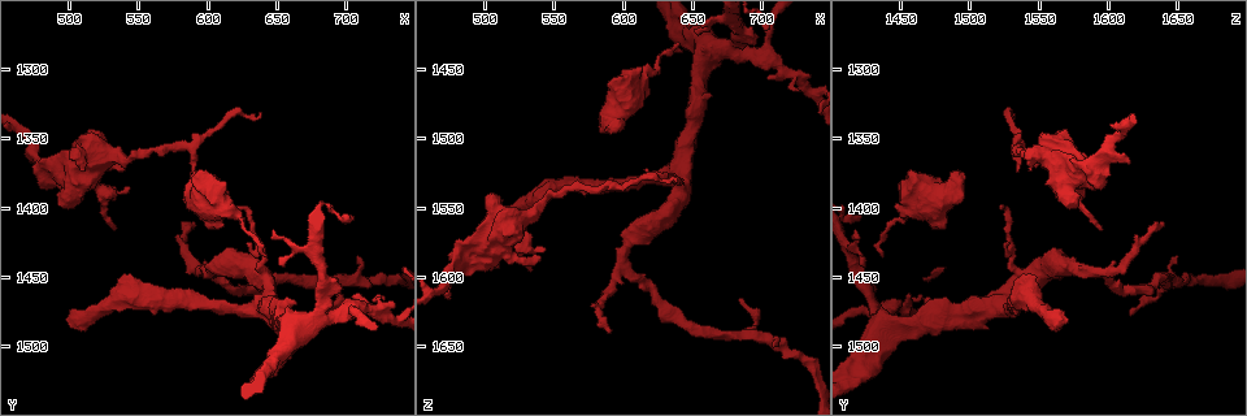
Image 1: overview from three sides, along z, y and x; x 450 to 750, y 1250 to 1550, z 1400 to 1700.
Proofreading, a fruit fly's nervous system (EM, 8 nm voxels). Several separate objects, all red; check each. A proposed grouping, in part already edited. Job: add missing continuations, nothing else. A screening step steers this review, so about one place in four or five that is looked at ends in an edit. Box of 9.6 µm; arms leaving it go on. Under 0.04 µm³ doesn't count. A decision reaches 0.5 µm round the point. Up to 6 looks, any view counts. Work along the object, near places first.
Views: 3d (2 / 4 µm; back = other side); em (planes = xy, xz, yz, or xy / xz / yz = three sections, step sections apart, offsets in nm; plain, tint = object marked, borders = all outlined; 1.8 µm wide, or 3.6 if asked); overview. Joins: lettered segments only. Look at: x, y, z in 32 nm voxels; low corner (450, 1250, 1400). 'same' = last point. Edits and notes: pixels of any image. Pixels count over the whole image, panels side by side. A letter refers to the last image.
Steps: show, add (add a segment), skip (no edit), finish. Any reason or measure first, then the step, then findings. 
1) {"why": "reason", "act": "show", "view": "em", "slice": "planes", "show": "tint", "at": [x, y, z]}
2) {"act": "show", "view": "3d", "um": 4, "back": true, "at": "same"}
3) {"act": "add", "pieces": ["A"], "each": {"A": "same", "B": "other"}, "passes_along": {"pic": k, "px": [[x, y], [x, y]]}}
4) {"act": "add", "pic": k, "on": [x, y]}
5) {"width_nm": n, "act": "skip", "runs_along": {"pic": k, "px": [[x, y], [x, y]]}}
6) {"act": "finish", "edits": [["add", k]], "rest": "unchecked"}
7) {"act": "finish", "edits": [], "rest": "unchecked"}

{"why": "branch stops here", "act": "show", "view": "em", "slice": "xy", "step": 4, "show": "borders", "at": [590, 1374, 1536]}

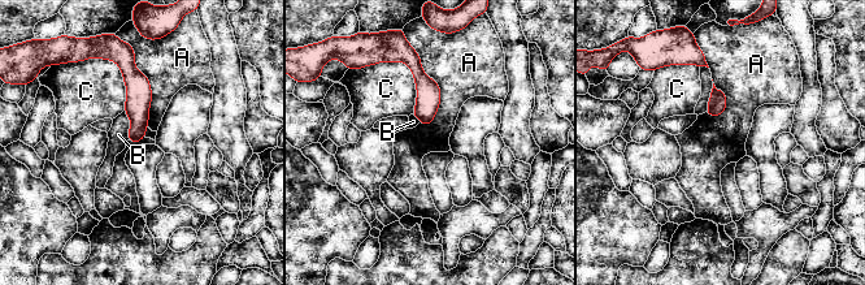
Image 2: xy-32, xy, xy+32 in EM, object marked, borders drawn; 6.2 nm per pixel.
{"longest_contact_nm": ["A", 440], "act": "skip", "each": {"A": "other", "B": "other", "C": "other"}, "border": {"pic": 2, "px": [[417, 55], [439, 89], [427, 125]]}, "found": "no lettered segment goes on from it"}

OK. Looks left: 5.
{"why": "thin end", "act": "show", "view": "em", "slice": "planes", "show": "plain", "at": [640, 1334, 1528]}

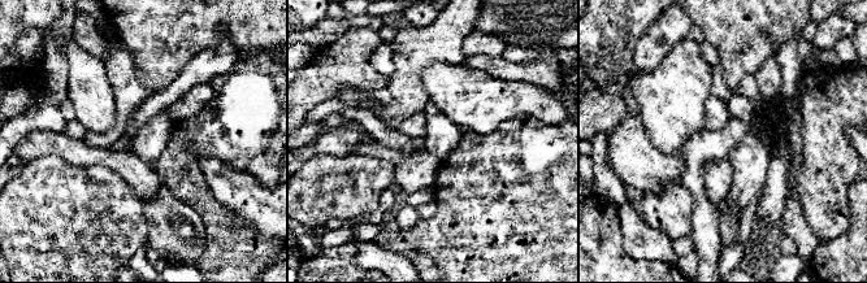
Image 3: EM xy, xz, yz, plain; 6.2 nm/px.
{"act": "show", "view": "em", "slice": "planes", "show": "borders", "at": "same"}

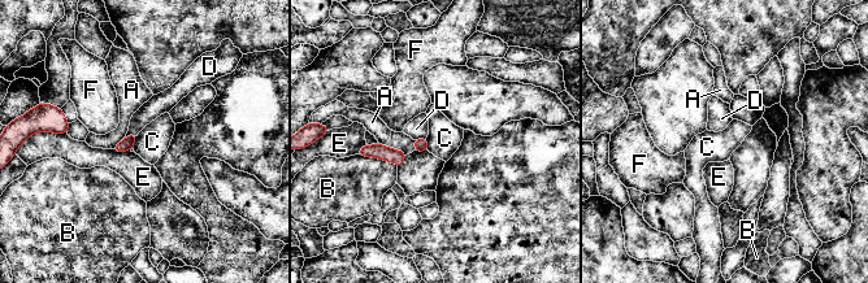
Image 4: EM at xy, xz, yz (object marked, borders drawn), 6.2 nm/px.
{"act": "skip", "each": {"A": "other", "B": "other", "C": "other", "D": "other", "E": "other", "F": "other"}, "found": "none of them fits"}

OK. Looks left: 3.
{"why": "free end", "act": "show", "view": "em", "um": 3.6, "slice": "yz", "step": 16, "show": "tint", "at": [512, 1374, 1542]}

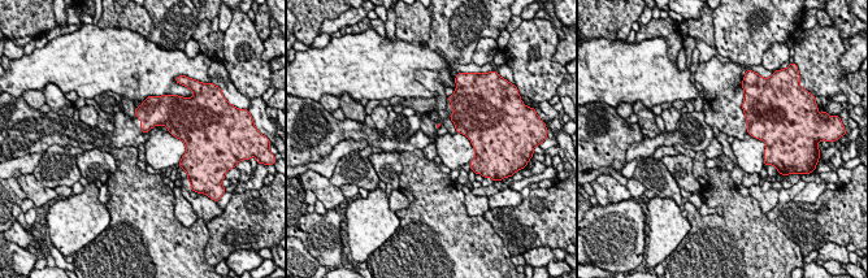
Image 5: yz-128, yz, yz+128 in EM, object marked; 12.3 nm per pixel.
{"why": "another direction", "act": "show", "view": "em", "um": 3.6, "slice": "planes", "show": "tint", "at": "same"}

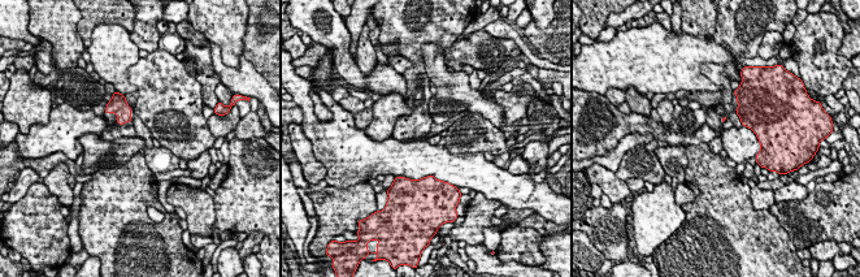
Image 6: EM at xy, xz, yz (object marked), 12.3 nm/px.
{"act": "show", "view": "em", "um": 3.6, "slice": "planes", "show": "borders", "at": "same"}

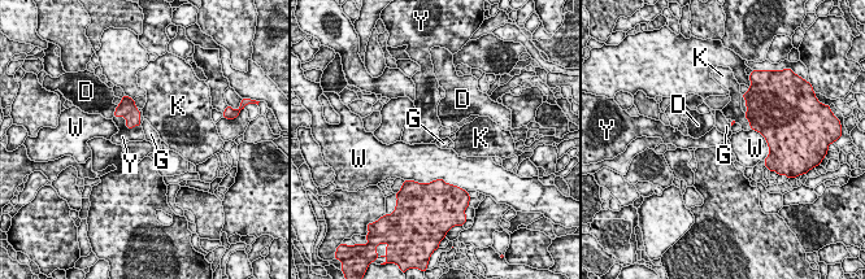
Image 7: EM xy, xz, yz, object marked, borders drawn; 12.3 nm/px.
{"act": "add", "pieces": ["Y"], "each": {"D": "other", "G": "other", "K": "other", "W": "other", "Y": "same"}, "found": "the neuron continues"}

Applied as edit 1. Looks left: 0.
{"act": "finish", "edits": [["add", 7]], "rest": "unchecked"}

